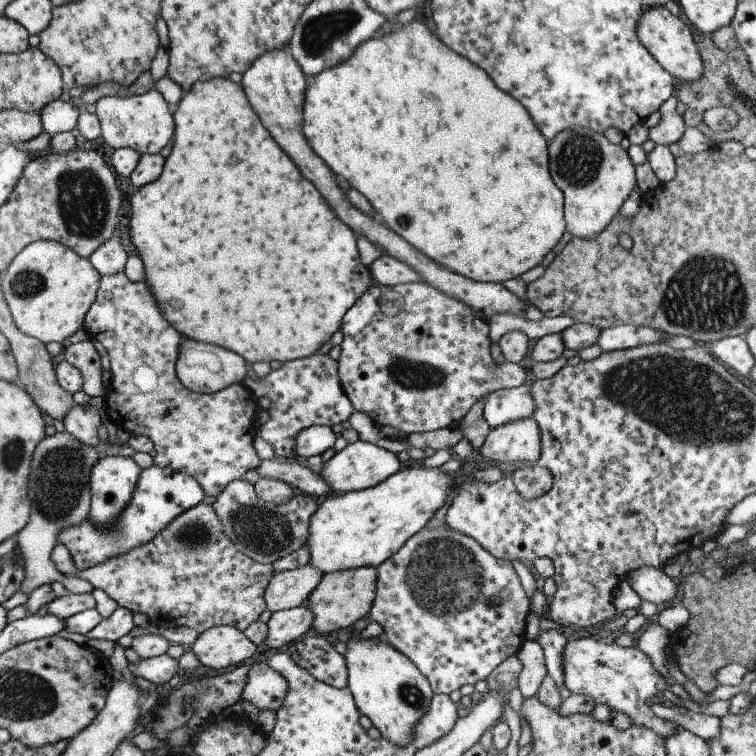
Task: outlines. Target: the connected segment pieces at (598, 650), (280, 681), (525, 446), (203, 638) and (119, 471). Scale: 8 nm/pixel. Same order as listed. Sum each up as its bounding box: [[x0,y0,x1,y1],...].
[[560,637,683,740],[241,662,287,711],[478,417,541,462],[190,625,257,670],[87,454,140,527]]

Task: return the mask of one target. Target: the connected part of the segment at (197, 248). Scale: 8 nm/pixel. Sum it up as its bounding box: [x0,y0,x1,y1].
[128,78,374,362]

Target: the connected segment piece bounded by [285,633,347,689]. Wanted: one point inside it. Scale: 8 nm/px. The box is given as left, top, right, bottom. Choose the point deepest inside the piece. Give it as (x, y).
(311, 652)

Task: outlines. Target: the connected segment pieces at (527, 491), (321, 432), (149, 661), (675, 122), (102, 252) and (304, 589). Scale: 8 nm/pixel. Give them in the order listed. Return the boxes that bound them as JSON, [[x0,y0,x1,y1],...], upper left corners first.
[[510,464,553,501],[294,425,336,460],[126,655,177,685],[648,95,685,145],[87,234,126,276],[263,565,322,613]]

